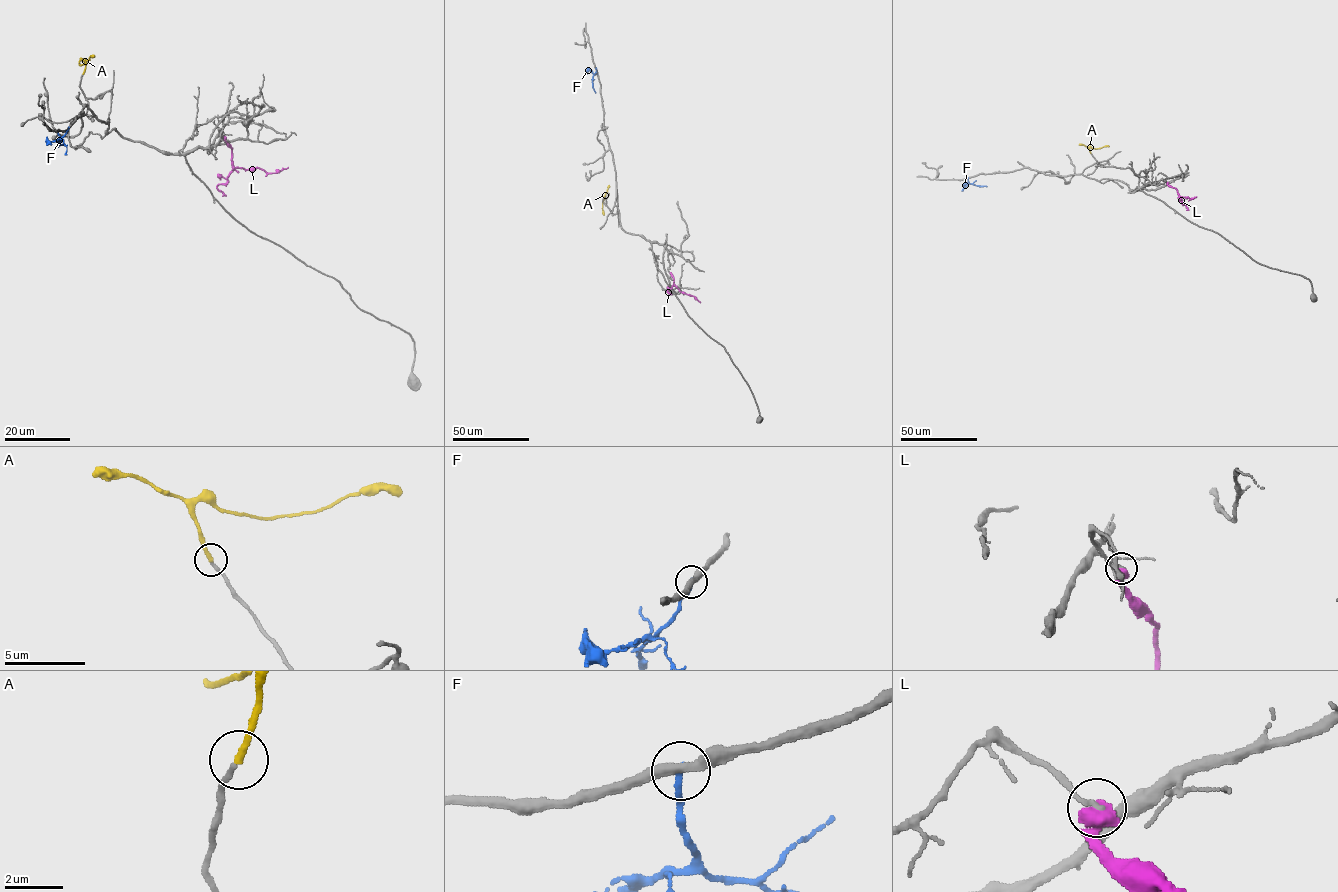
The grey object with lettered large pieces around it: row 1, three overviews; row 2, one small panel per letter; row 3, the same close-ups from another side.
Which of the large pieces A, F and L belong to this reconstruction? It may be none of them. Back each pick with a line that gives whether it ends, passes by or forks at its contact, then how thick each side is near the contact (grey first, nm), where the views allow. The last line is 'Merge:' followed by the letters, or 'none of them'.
A: it ends | 200/260 nm
Merge: A

